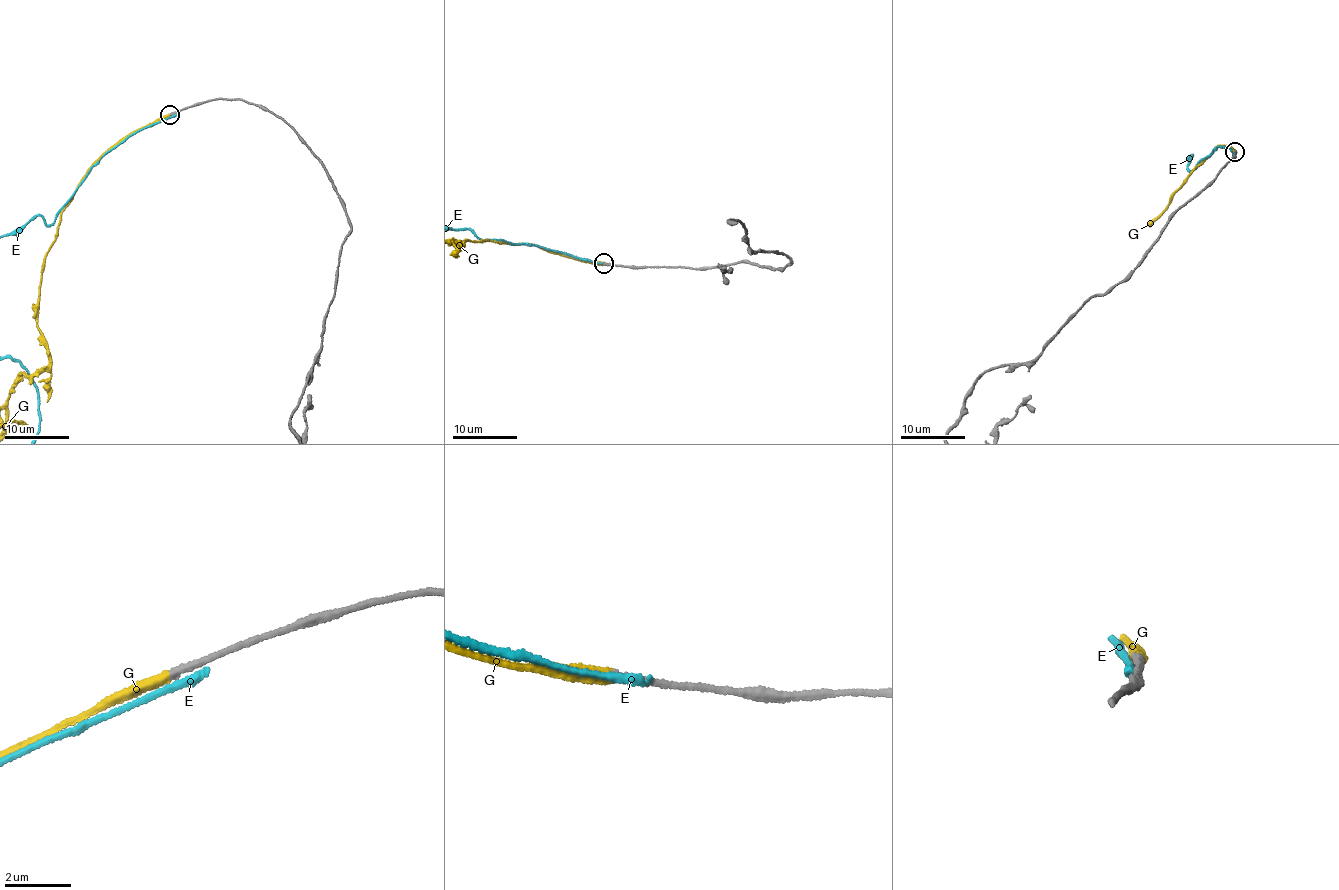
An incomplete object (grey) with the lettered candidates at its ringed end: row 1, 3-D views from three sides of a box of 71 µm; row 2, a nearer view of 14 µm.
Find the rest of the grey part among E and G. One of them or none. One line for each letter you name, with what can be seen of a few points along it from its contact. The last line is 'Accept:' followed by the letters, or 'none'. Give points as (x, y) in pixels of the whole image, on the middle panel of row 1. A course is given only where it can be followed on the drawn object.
Accept: G

